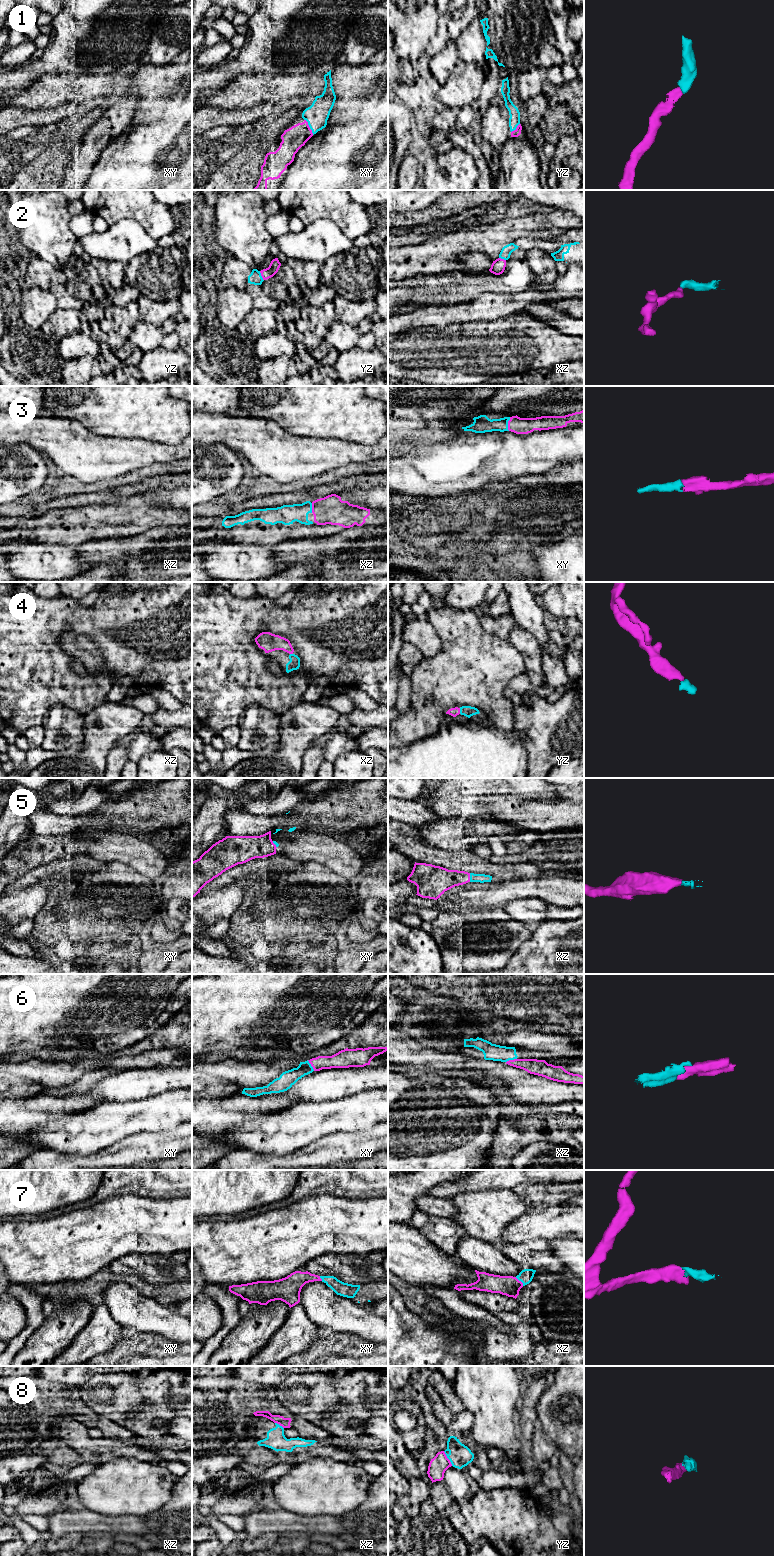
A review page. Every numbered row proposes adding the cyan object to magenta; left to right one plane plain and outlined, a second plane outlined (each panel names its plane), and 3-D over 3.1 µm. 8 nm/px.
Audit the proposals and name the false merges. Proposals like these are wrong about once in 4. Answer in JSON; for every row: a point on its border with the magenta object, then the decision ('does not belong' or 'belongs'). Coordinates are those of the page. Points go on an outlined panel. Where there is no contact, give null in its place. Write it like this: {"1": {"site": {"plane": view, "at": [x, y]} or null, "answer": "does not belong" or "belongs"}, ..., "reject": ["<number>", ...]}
{"1": {"site": {"plane": "xy", "at": [309, 127]}, "answer": "belongs"}, "2": {"site": {"plane": "yz", "at": [261, 275]}, "answer": "belongs"}, "3": {"site": {"plane": "xy", "at": [508, 424]}, "answer": "belongs"}, "4": {"site": {"plane": "yz", "at": [459, 711]}, "answer": "belongs"}, "5": {"site": {"plane": "xz", "at": [469, 877]}, "answer": "belongs"}, "6": {"site": {"plane": "xy", "at": [311, 1065]}, "answer": "belongs"}, "7": {"site": {"plane": "xz", "at": [520, 1281]}, "answer": "belongs"}, "8": {"site": {"plane": "yz", "at": [447, 1458]}, "answer": "does not belong"}, "reject": ["8"]}

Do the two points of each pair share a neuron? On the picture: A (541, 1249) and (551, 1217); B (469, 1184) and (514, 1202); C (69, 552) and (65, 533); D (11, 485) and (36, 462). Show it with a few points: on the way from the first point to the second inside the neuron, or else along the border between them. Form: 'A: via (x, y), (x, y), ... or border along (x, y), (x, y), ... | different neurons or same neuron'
A: border along (549, 1239), (531, 1239), (521, 1244) | different neurons
B: border along (506, 1189), (481, 1189), (459, 1193) | different neurons
C: border along (44, 543), (72, 544), (76, 546) | different neurons
D: via (13, 477), (28, 463) | same neuron

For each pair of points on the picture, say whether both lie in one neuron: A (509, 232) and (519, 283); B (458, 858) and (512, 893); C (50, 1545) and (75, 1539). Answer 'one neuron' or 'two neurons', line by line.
A: two neurons
B: two neurons
C: one neuron

